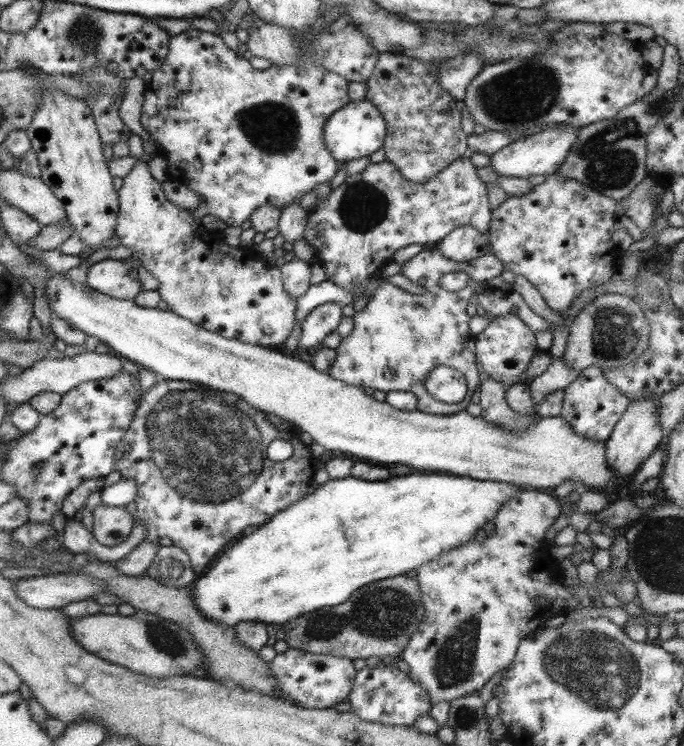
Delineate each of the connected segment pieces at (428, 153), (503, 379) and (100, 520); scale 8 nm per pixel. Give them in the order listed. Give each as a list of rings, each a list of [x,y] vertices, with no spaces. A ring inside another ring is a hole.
[[[381,52],[379,62],[369,78],[365,102],[377,106],[389,124],[389,136],[385,138],[385,162],[397,166],[397,170],[411,182],[423,184],[437,176],[451,162],[459,160],[467,146],[467,136],[461,132],[461,108],[463,102],[455,100],[445,88],[439,86],[439,68],[445,60],[417,60],[405,54]]]
[[[515,312],[491,318],[487,328],[475,336],[475,360],[479,368],[489,376],[489,380],[501,382],[507,388],[521,382],[521,376],[529,370],[529,362],[539,352],[541,350],[535,344],[535,334],[521,322]]]
[[[99,504],[91,510],[91,516],[93,516],[93,538],[107,548],[119,546],[133,532],[131,530],[133,518],[125,508]]]

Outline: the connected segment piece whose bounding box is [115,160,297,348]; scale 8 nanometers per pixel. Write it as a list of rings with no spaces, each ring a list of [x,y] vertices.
[[[147,160],[135,162],[131,172],[123,178],[123,186],[119,188],[121,216],[117,218],[115,236],[119,238],[121,246],[133,252],[131,258],[137,258],[141,262],[141,268],[145,268],[159,282],[157,294],[167,304],[167,310],[179,314],[181,318],[187,318],[189,322],[209,332],[225,336],[227,340],[241,340],[243,344],[253,344],[261,348],[281,346],[295,324],[297,298],[285,292],[279,266],[267,266],[263,262],[257,262],[257,252],[253,252],[253,248],[249,248],[247,256],[243,248],[219,246],[219,240],[203,242],[209,238],[209,232],[199,226],[193,214],[187,214],[185,210],[169,204],[161,186],[163,184],[151,178]]]

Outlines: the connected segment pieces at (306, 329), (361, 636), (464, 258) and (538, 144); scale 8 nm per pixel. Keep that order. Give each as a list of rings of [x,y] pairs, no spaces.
[[[321,304],[321,306],[313,308],[301,324],[299,348],[309,350],[313,346],[319,346],[327,334],[337,330],[345,312],[347,310],[341,308],[339,304]]]
[[[397,576],[363,586],[361,590],[353,592],[353,596],[341,606],[319,608],[303,614],[301,618],[293,618],[291,622],[281,624],[281,630],[285,632],[283,642],[287,642],[287,646],[293,650],[363,662],[369,656],[401,656],[423,620],[425,604],[421,602],[421,588],[417,580]]]
[[[461,226],[451,230],[437,246],[439,254],[453,262],[469,262],[473,258],[485,256],[491,252],[487,244],[487,236],[477,232],[471,226]]]
[[[561,124],[557,128],[549,128],[549,130],[539,130],[539,132],[531,132],[527,134],[523,140],[515,140],[509,146],[503,146],[499,152],[489,156],[489,166],[497,176],[505,176],[505,178],[529,178],[529,176],[539,176],[539,174],[555,174],[557,168],[563,164],[565,154],[569,152],[577,130],[571,124]]]

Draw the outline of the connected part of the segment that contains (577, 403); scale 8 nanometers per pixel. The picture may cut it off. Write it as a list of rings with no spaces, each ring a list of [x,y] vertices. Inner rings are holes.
[[[589,366],[563,390],[563,404],[559,416],[573,428],[575,434],[581,434],[583,438],[589,438],[593,442],[607,442],[617,420],[629,408],[629,402],[631,400],[605,378],[601,368]]]

